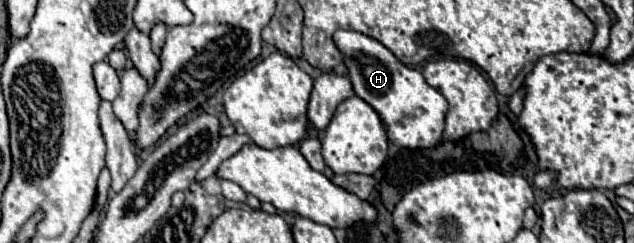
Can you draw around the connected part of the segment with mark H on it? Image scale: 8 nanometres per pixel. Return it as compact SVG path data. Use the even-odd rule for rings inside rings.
M337 30L335 42L345 52L345 64L355 94L381 114L387 138L399 148L437 148L445 130L445 96L431 88L419 70L401 64L391 50L365 34L355 30Z

